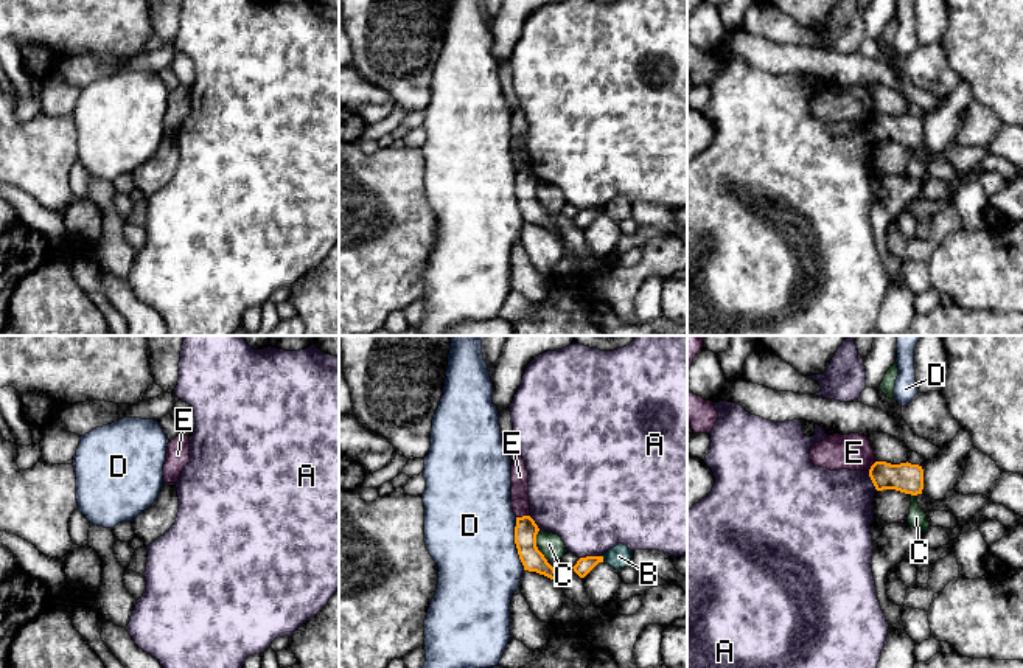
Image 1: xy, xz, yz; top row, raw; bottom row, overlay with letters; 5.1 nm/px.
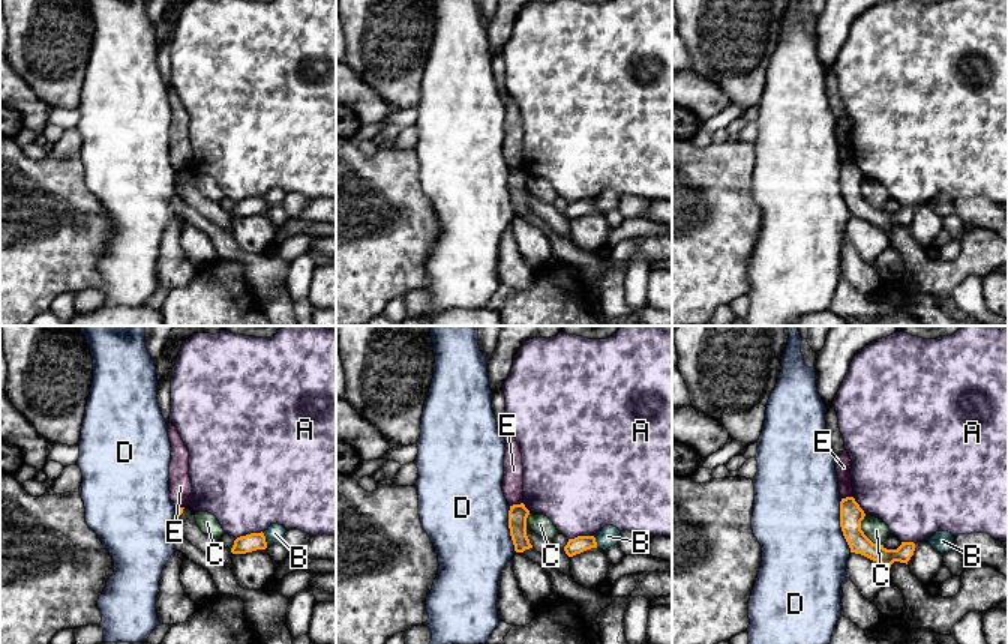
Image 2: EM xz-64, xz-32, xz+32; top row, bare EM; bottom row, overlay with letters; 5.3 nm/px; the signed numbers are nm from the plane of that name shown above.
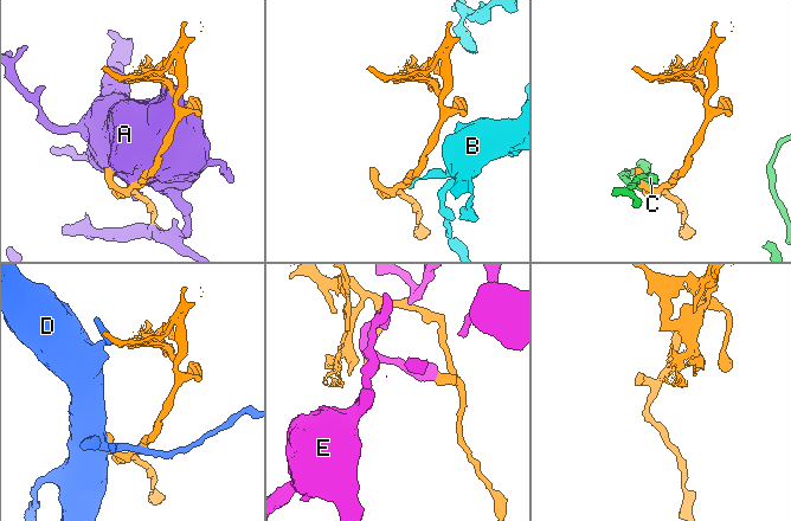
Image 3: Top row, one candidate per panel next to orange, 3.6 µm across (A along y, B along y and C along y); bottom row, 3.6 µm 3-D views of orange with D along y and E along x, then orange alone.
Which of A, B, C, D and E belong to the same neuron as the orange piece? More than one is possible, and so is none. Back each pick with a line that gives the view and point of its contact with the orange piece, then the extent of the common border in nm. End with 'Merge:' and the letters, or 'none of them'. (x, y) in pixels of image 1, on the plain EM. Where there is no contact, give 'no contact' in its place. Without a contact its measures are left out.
A: xz (590, 208) | 110 nm
Merge: A

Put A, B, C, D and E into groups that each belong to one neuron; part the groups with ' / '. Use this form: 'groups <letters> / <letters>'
groups A / B / C / D / E

